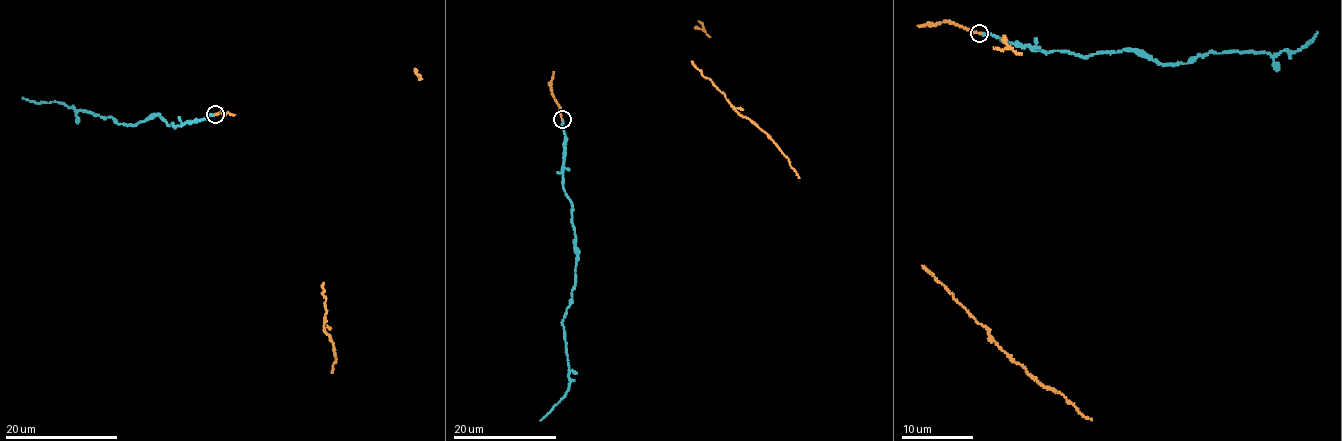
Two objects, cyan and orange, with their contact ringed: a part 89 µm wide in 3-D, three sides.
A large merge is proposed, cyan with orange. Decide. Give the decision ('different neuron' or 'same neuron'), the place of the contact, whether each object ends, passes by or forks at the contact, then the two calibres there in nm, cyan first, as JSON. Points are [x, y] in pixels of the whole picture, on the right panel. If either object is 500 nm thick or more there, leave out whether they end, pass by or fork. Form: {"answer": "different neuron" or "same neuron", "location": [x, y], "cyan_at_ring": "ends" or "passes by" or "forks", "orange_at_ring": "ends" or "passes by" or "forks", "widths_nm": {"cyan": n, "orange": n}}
{"answer": "different neuron", "location": [979, 33], "cyan_at_ring": "ends", "orange_at_ring": "ends", "widths_nm": {"cyan": 220, "orange": 200}}

